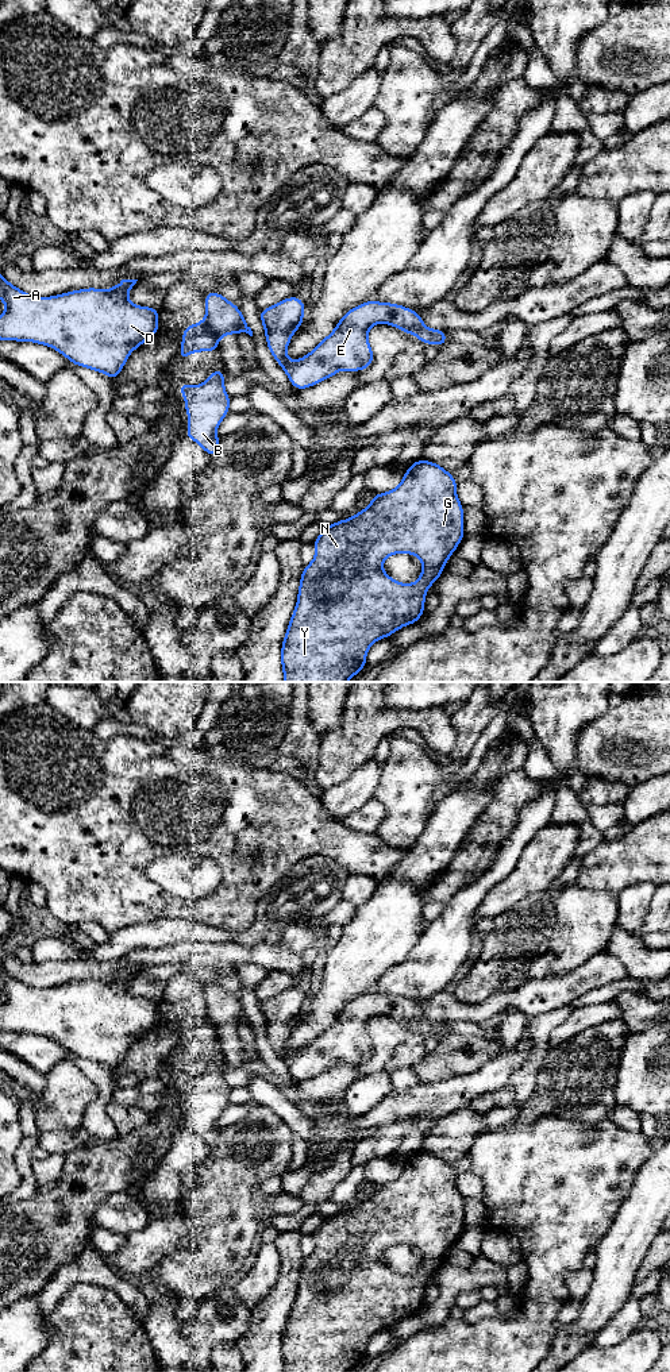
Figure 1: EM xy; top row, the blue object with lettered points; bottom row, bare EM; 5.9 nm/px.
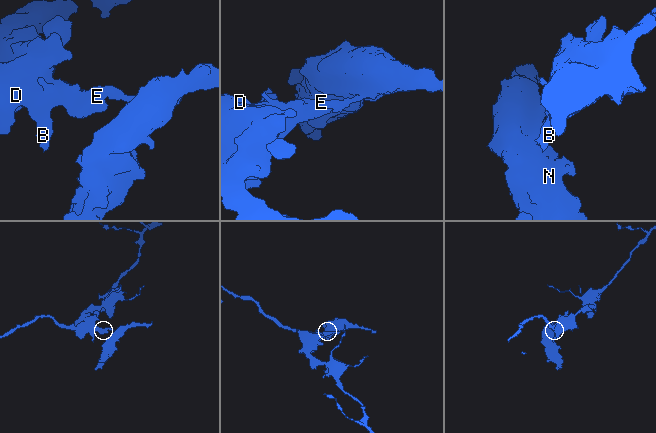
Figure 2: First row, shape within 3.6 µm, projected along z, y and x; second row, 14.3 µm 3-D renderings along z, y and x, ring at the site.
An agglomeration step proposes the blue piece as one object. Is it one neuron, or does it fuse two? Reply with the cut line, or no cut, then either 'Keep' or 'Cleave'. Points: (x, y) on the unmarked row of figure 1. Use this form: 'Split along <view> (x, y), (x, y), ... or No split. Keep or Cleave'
Split along xy (423, 1016), (414, 1024). Cleave

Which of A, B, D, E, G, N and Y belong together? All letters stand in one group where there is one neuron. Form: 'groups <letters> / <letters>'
groups A B D E / G N Y

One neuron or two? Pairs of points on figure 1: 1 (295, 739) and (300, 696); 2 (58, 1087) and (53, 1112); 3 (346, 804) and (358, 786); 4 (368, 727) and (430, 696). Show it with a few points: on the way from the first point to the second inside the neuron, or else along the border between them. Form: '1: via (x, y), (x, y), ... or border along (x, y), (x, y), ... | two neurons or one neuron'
1: via (299, 728), (299, 706) | one neuron
2: via (58, 1093), (58, 1106) | one neuron
3: via (346, 800), (355, 790) | one neuron
4: border along (382, 696), (391, 708), (434, 706) | two neurons

